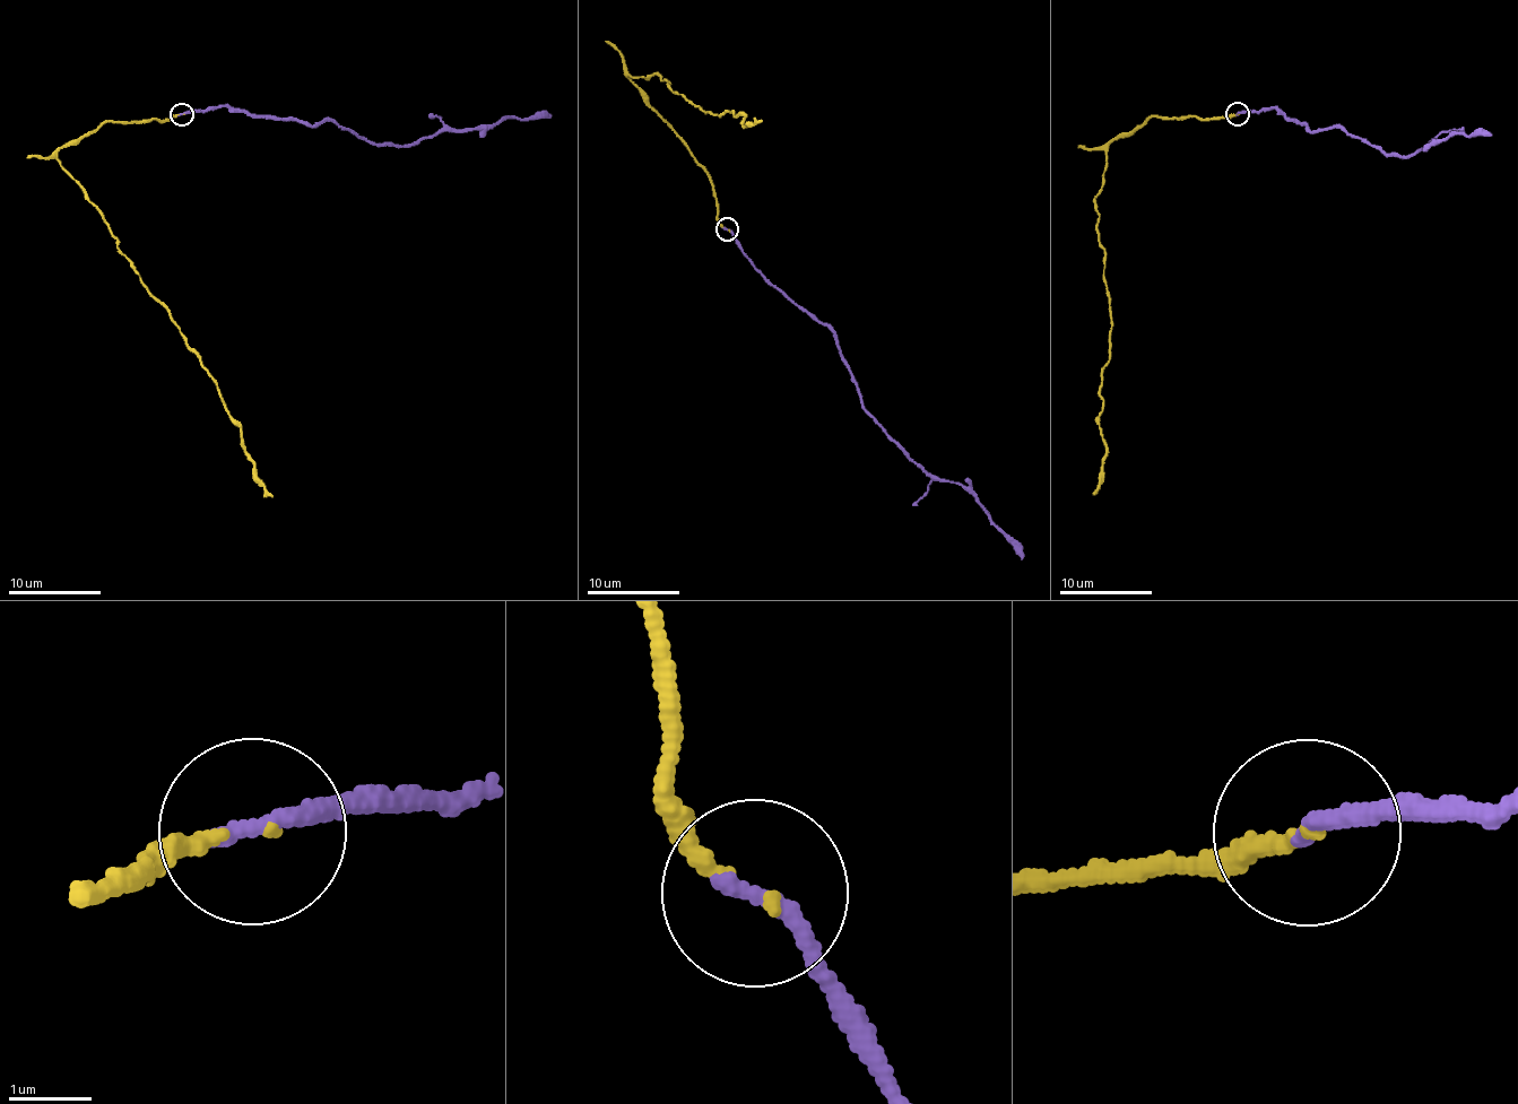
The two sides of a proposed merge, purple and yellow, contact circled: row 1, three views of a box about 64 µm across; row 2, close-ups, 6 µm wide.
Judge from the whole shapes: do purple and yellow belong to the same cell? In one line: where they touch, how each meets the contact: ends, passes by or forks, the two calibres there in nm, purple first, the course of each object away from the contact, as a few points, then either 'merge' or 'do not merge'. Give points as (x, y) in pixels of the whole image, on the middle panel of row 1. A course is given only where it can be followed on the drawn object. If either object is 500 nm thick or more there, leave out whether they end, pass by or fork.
at (727, 229); purple ends there; yellow ends there; 240 nm thick on the purple side, 140 nm on the other; purple runs (726, 229), (764, 276), (832, 333), (867, 410), (888, 436), (933, 476), (960, 483), (1022, 559); yellow runs (729, 229), (717, 216), (710, 174), (627, 77), (658, 74), (699, 107), (745, 116), (744, 127), (762, 121); merge

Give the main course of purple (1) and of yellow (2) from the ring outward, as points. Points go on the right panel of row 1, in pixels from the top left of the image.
1: (1238, 114), (1275, 109), (1313, 132), (1345, 128), (1399, 156), (1412, 156), (1456, 133), (1492, 135)
2: (1238, 114), (1148, 116), (1109, 146), (1094, 205), (1106, 252), (1110, 351), (1099, 425), (1107, 451), (1093, 494)

